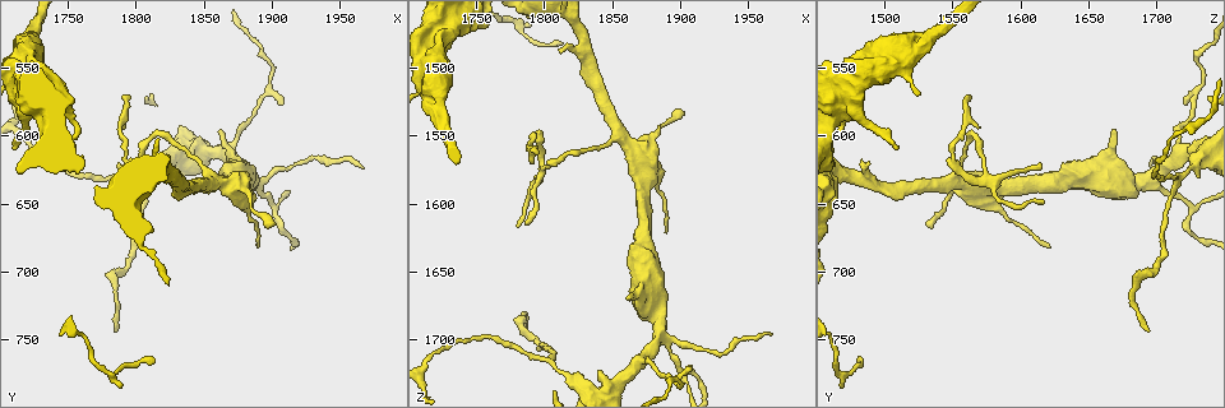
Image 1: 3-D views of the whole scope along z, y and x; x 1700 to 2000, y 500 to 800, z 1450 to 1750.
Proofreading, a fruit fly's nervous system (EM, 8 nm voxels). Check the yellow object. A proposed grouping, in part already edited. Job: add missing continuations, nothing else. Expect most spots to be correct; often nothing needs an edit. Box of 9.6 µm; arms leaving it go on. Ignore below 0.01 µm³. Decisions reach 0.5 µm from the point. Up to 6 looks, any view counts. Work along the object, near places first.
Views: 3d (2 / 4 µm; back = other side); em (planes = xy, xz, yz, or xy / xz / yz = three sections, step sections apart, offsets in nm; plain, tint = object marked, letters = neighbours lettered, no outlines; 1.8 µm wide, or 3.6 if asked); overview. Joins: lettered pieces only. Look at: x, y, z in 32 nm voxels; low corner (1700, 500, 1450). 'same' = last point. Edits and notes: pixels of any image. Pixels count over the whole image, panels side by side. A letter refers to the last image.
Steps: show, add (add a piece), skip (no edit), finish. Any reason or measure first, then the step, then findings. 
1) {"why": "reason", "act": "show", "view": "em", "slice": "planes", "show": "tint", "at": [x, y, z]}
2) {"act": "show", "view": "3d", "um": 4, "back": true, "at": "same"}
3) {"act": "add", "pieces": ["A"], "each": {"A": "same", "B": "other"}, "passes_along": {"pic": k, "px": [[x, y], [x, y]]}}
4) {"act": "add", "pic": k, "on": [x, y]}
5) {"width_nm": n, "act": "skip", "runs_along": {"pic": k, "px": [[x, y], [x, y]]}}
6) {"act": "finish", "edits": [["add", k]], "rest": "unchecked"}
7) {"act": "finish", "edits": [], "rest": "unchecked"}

{"why": "thin arm on a thick one", "act": "show", "view": "em", "slice": "planes", "show": "tint", "at": [1858, 632, 1552]}

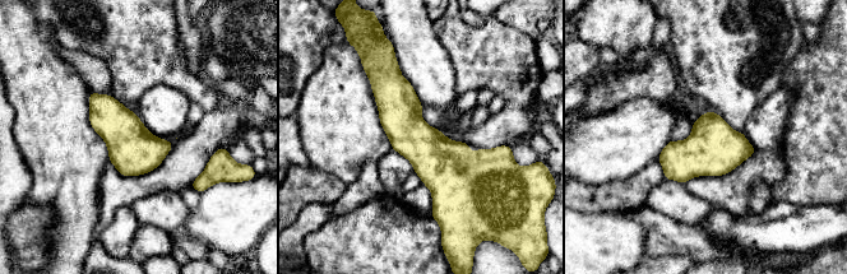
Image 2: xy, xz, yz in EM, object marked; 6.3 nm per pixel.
{"why": "see the neighbours", "act": "show", "view": "em", "slice": "planes", "show": "letters", "at": "same"}

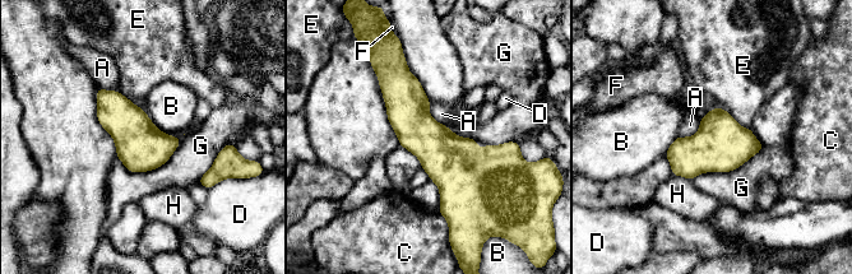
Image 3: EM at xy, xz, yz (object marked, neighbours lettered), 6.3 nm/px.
{"width_nm": 300, "act": "skip", "each": {"A": "other", "B": "other", "C": "other", "D": "other", "E": "other", "F": "other", "G": "other", "H": "other"}, "border": {"pic": 3, "px": [[402, 52], [407, 69], [431, 101]]}, "found": "no lettered piece goes on from it"}

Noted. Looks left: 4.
{"why": "sharp bend", "act": "show", "view": "em", "slice": "planes", "show": "letters", "at": [1816, 598, 1564]}

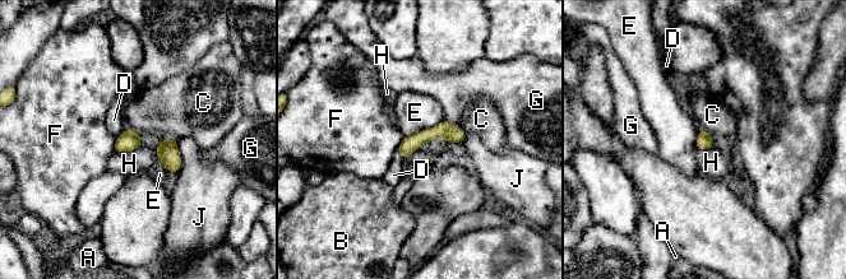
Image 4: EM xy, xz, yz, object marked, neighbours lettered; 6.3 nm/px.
{"width_nm": 100, "act": "skip", "each": {"A": "other", "B": "other", "C": "other", "D": "other", "E": "other", "F": "other", "G": "other", "H": "other", "J": "other"}, "border": {"pic": 4, "px": [[143, 144], [114, 153]]}, "found": "no lettered piece goes on from it"}

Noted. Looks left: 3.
{"why": "long arm stops here", "act": "show", "view": "em", "um": 3.6, "slice": "planes", "show": "letters", "at": [1788, 744, 1692]}

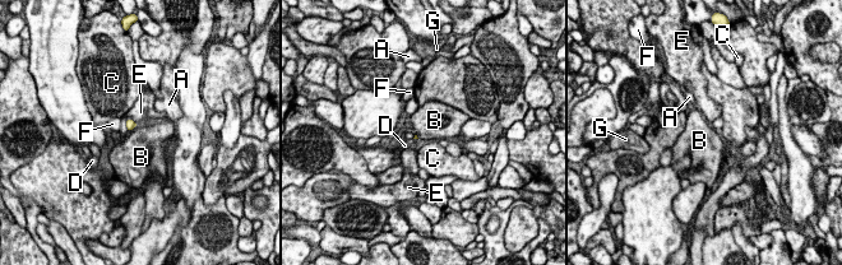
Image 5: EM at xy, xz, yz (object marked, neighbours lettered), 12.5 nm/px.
{"act": "skip", "each": {"A": "other", "B": "other", "C": "other", "D": "other", "E": "other", "F": "other", "G": "other"}, "found": "no lettered piece goes on from it"}

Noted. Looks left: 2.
{"act": "finish", "edits": [], "rest": "unchecked"}

